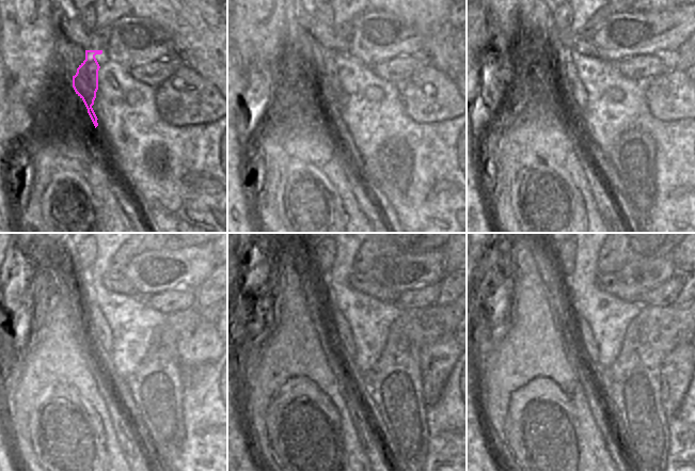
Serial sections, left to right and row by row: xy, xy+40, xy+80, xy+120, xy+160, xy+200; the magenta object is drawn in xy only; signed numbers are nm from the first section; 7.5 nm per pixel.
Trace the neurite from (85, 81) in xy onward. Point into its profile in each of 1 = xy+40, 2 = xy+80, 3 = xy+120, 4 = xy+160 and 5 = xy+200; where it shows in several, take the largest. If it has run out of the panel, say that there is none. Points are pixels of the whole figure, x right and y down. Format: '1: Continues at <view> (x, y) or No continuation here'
1: Continues at xy+40 (322, 60)
2: Continues at xy+80 (575, 96)
3: Continues at xy+120 (99, 332)
4: Continues at xy+160 (342, 331)
5: Continues at xy+200 (588, 344)

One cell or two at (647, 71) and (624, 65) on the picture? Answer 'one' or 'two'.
one

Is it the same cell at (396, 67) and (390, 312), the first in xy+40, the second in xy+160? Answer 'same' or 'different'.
different

